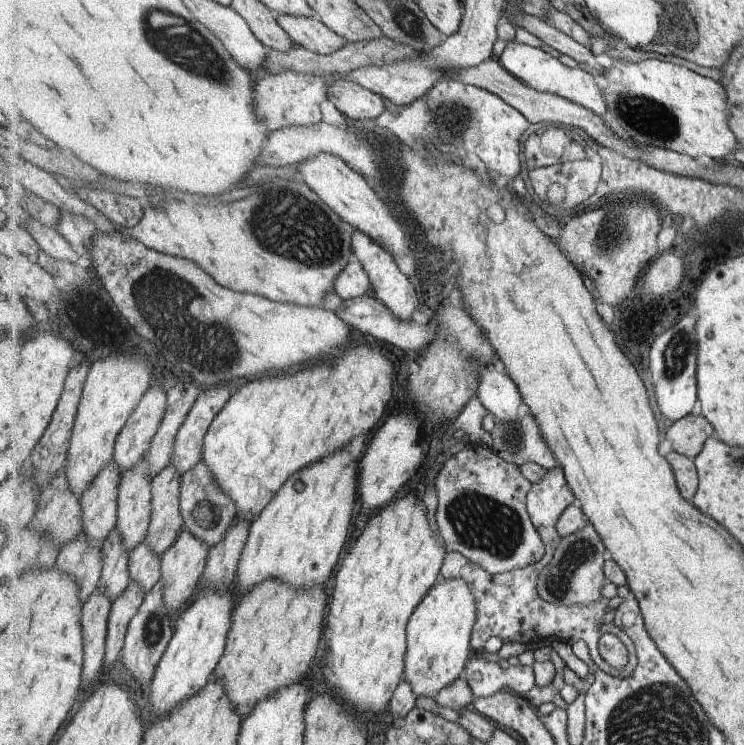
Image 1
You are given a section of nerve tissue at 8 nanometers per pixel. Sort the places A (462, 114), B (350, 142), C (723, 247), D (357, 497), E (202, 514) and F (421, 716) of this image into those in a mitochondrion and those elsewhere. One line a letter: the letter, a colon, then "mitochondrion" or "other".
A: mitochondrion
B: mitochondrion
C: other
D: other
E: mitochondrion
F: other

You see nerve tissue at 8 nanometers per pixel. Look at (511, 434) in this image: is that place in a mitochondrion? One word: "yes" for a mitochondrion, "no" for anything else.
yes

